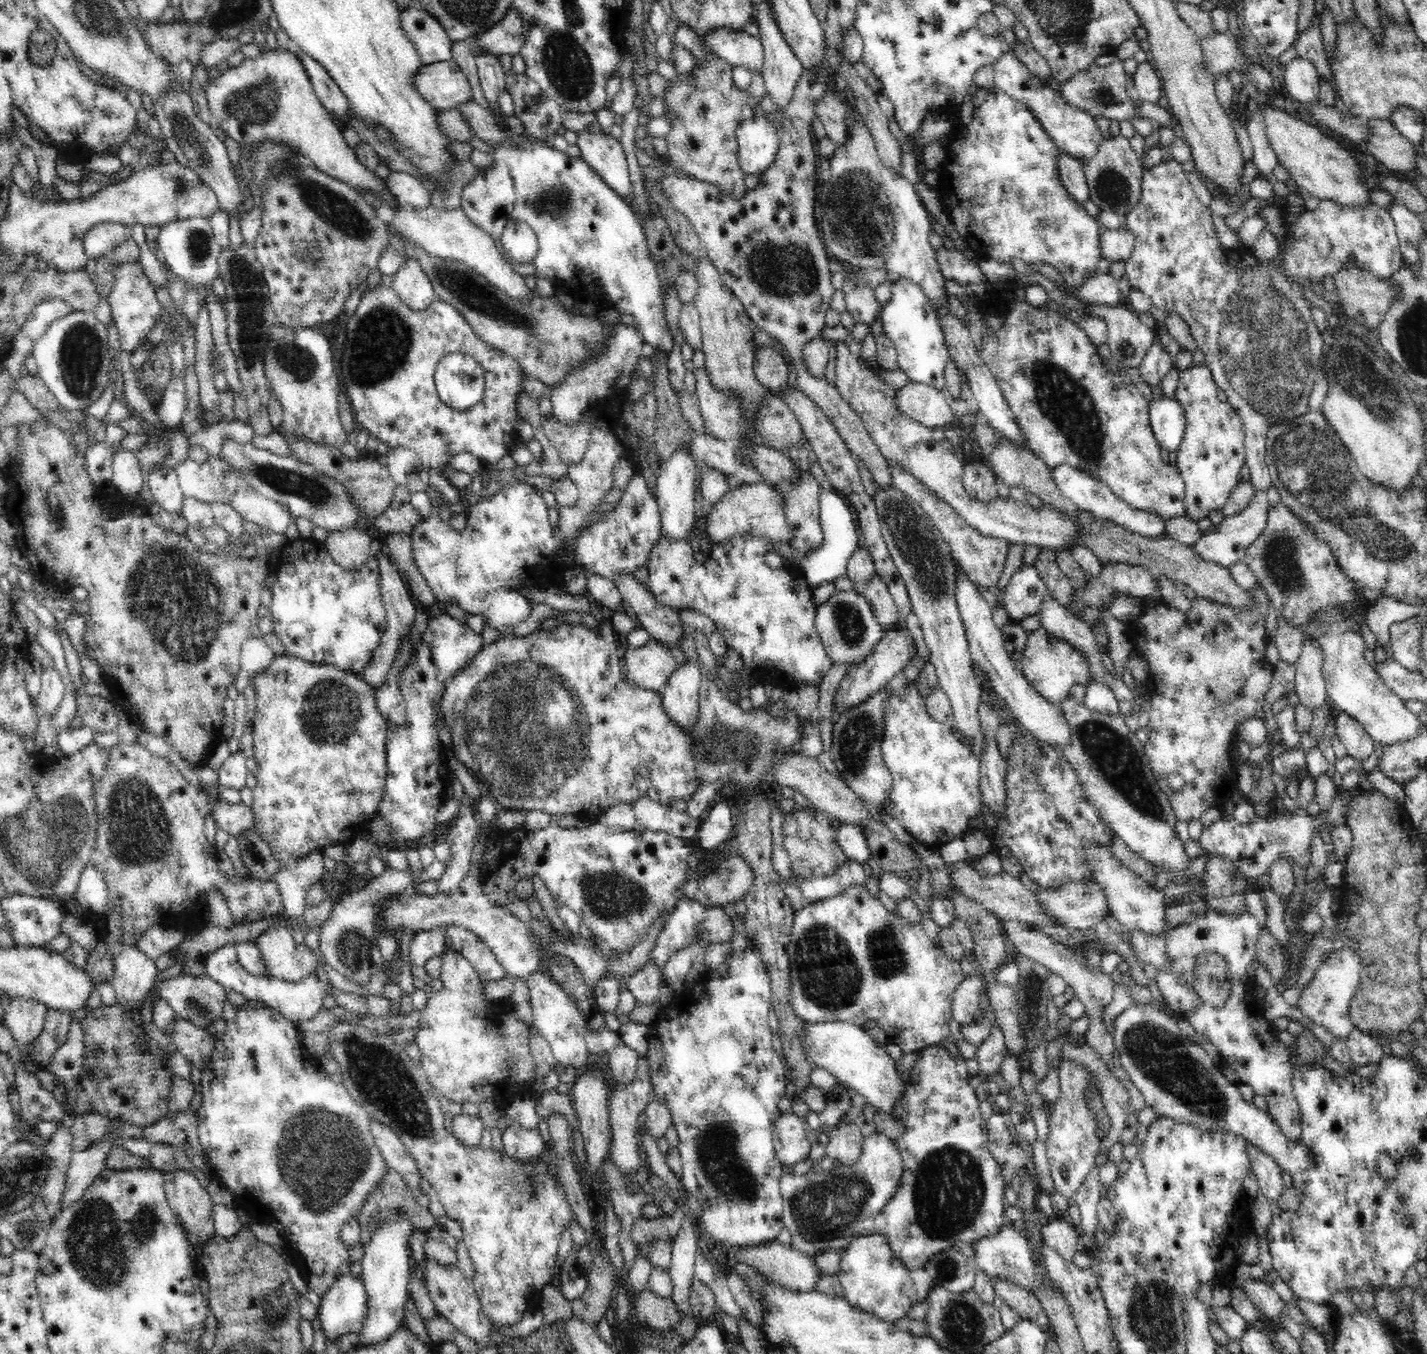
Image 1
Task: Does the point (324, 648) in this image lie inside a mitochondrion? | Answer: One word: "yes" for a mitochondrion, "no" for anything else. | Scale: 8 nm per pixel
no

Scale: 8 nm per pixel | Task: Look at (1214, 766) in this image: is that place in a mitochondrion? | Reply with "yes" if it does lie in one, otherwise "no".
no

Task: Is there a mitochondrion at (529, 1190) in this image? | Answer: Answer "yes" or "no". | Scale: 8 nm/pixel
yes

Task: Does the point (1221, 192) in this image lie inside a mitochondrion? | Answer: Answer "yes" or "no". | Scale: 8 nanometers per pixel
no

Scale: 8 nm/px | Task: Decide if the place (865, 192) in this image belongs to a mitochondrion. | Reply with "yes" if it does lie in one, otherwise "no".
yes

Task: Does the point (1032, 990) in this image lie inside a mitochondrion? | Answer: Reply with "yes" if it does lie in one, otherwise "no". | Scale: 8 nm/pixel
yes

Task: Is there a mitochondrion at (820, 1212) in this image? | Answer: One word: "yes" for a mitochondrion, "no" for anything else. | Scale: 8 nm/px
yes

